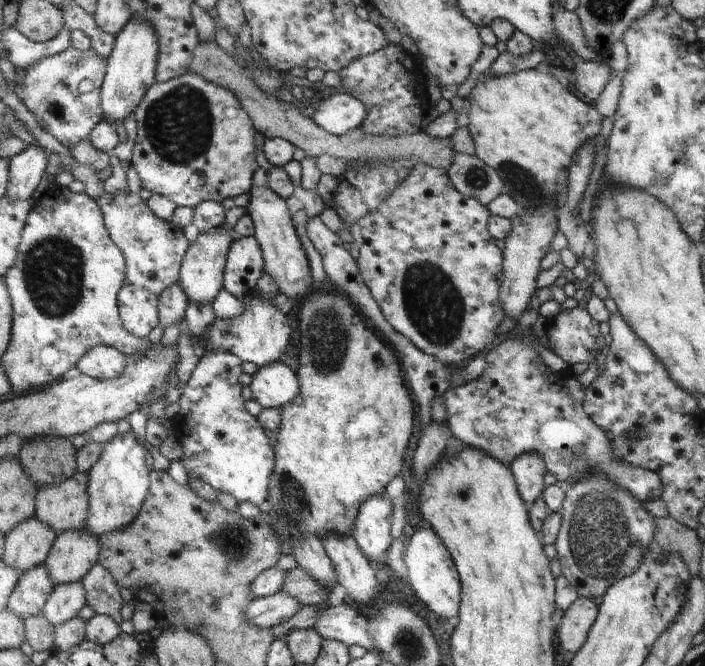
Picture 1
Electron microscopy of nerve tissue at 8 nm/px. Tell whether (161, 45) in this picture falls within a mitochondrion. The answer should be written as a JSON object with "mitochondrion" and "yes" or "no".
{"mitochondrion":"no"}

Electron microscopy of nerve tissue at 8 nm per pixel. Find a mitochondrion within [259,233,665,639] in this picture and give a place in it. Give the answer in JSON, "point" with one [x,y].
{"point":[600,540]}

